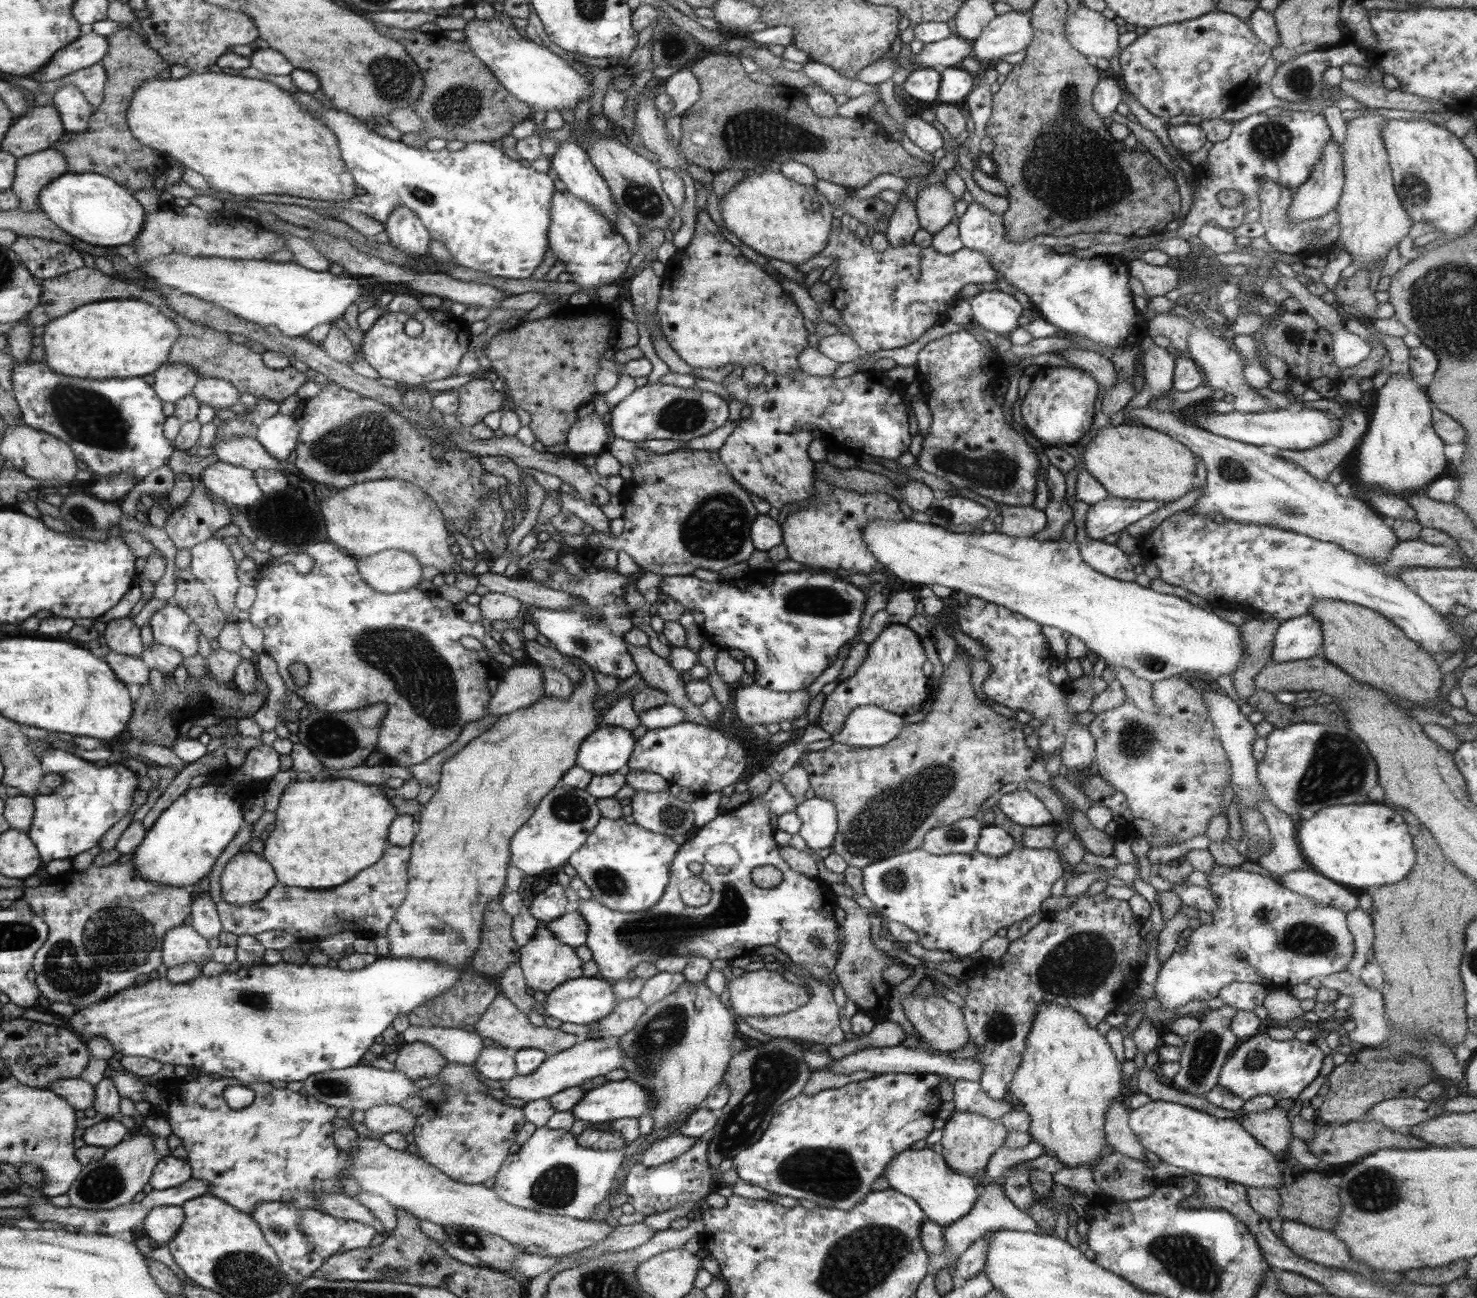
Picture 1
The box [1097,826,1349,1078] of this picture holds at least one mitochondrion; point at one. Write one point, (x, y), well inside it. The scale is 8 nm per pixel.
(1302, 939)

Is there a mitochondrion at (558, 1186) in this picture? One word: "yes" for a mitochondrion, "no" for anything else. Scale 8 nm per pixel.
yes

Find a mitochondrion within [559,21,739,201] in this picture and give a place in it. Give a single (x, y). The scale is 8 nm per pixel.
(674, 46)

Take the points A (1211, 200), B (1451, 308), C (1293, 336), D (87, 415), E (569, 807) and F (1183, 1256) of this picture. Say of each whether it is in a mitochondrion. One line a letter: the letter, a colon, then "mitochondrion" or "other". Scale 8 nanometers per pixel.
A: other
B: mitochondrion
C: other
D: mitochondrion
E: mitochondrion
F: mitochondrion

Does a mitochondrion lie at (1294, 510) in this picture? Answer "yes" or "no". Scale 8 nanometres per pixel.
yes

